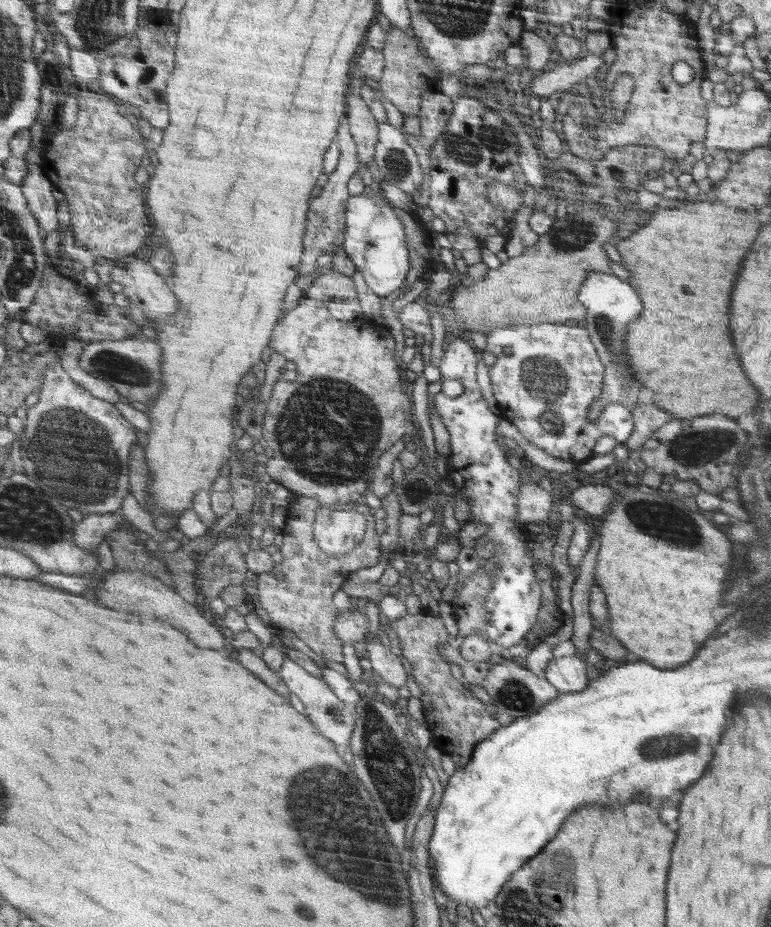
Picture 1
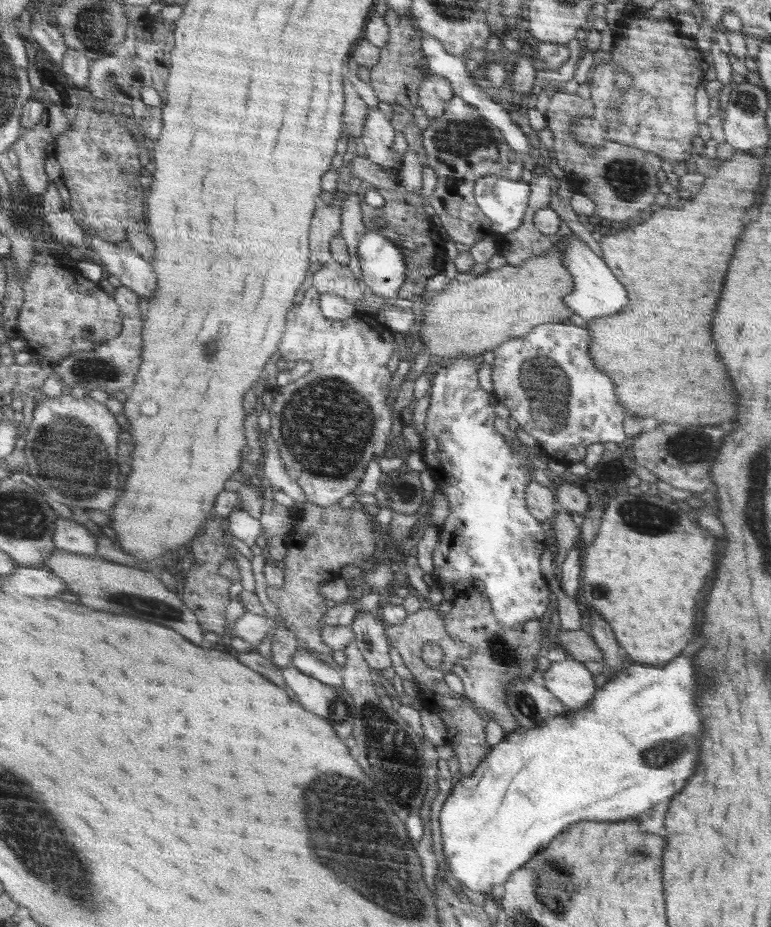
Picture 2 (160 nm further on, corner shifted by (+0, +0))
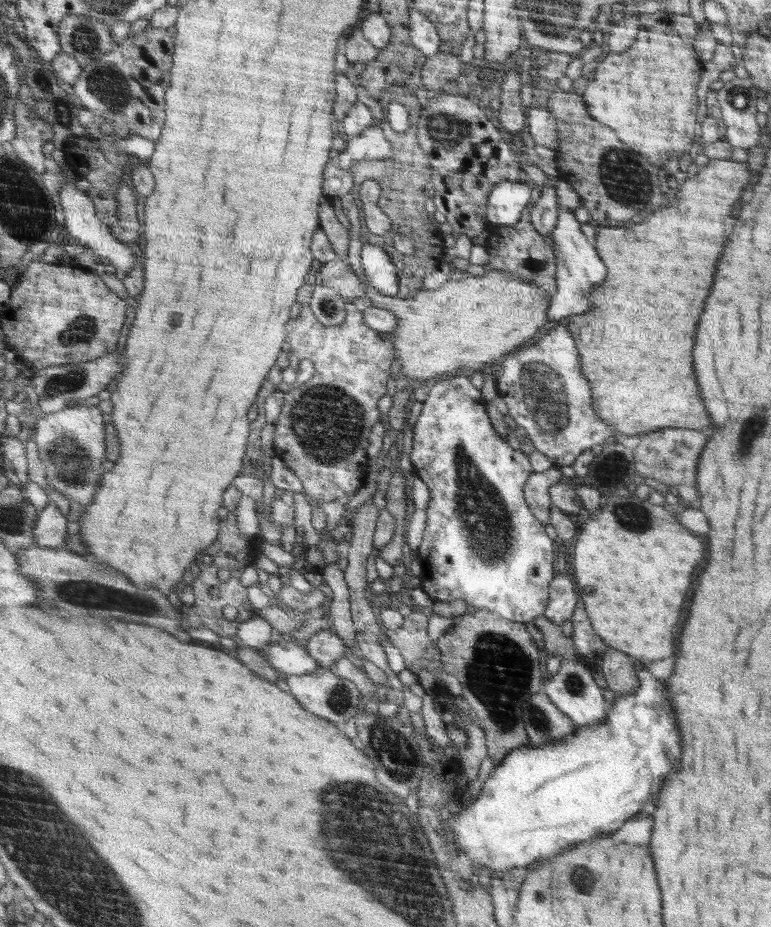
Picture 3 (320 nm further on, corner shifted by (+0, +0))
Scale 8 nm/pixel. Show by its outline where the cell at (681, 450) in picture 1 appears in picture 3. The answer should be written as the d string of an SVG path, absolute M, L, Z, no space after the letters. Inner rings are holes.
M666 428L656 430L640 436L640 443L633 450L635 460L635 474L646 478L654 478L666 485L678 486L678 484L695 485L696 462L698 458L682 458L682 444L686 456L698 456L708 440L708 435L698 430L686 430L679 428Z

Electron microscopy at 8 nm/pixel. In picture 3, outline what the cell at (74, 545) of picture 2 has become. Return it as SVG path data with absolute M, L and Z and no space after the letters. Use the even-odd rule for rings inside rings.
M50 500L37 516L36 527L33 528L33 545L50 549L65 548L67 522L54 501Z

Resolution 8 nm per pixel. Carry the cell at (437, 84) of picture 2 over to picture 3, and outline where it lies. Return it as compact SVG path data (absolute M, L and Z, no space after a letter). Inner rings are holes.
M440 51L426 58L420 74L421 82L428 90L429 97L438 96L448 82L458 78L460 62L456 60L456 55Z

